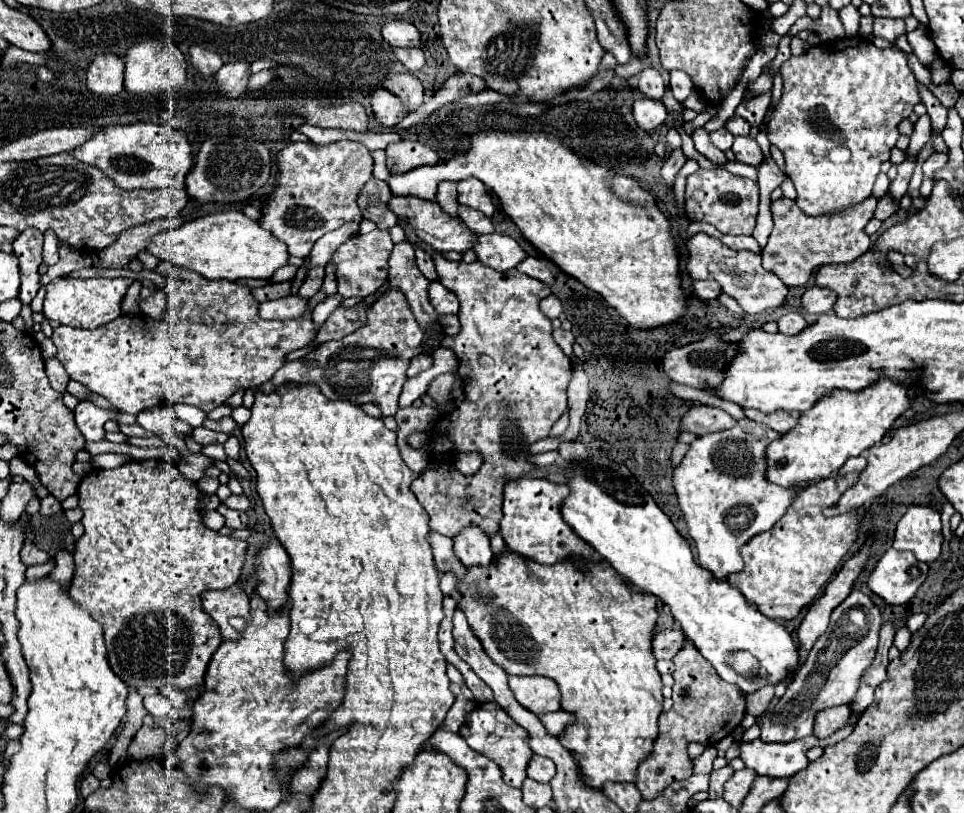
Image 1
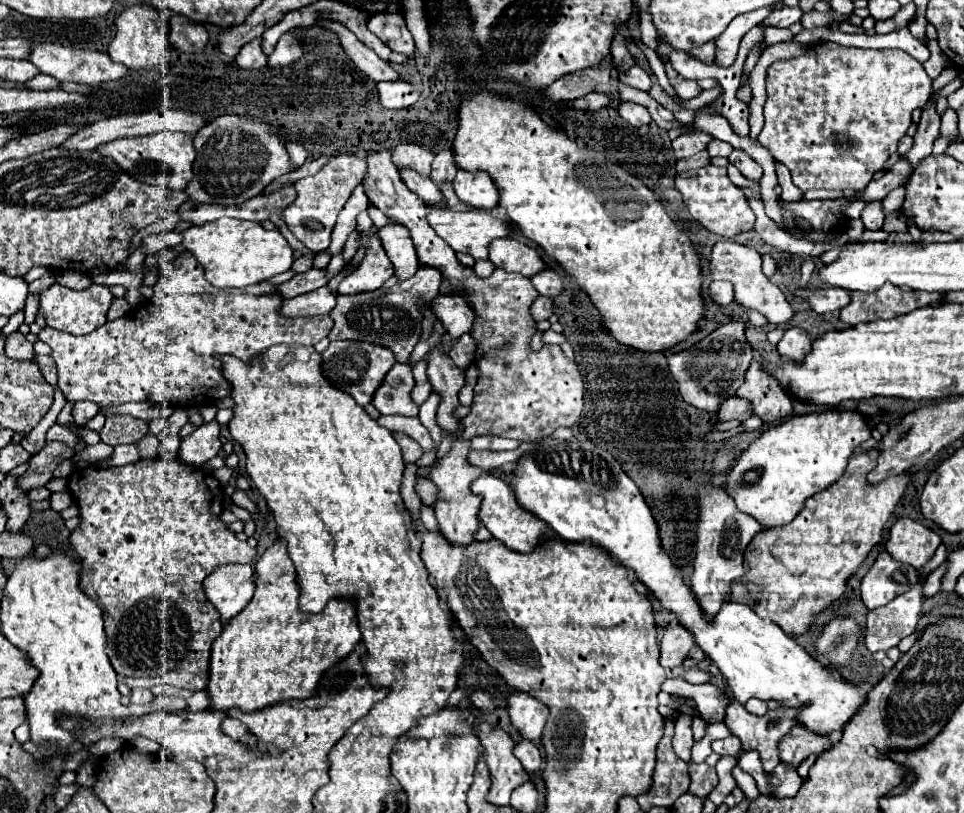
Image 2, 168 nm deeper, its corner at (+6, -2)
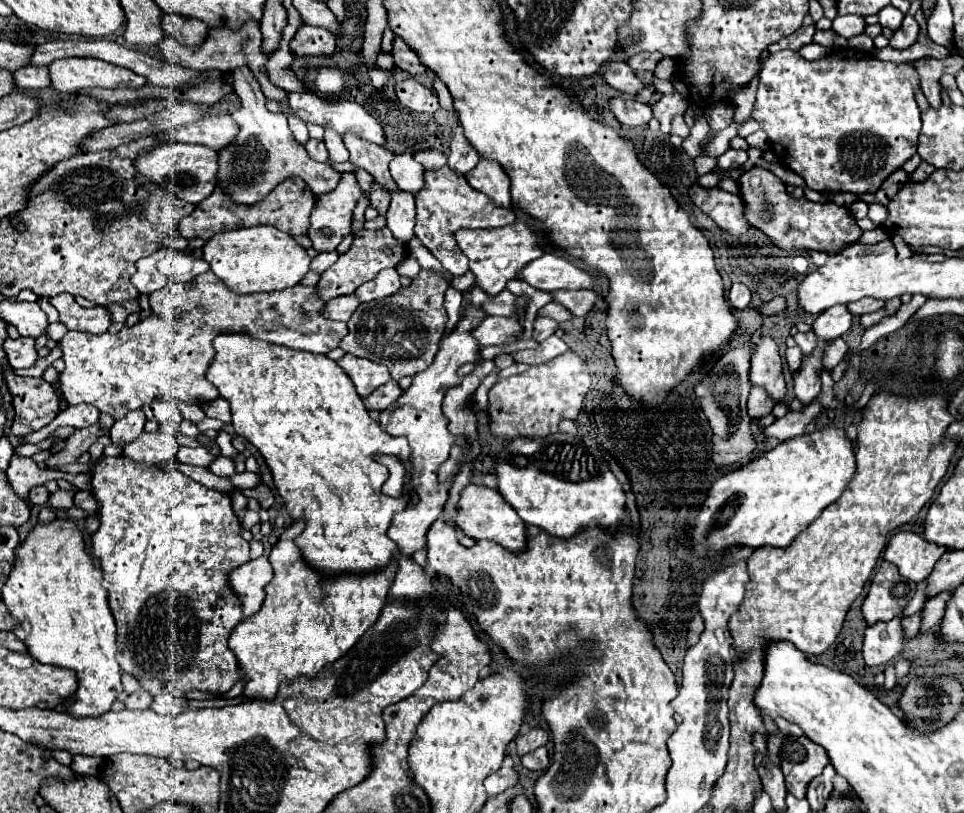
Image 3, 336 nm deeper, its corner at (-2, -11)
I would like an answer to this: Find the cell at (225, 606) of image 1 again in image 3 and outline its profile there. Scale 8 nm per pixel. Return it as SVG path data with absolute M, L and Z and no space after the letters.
M266 556L250 560L244 566L238 566L230 574L230 586L244 604L244 616L252 616L262 608L264 586L272 580L272 566Z

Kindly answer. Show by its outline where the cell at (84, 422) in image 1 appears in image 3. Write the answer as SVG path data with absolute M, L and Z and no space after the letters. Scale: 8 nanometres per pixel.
M80 404L80 406L68 406L66 410L62 410L48 426L44 426L44 430L38 430L38 432L32 432L28 434L24 440L26 442L40 442L40 440L46 440L56 428L62 428L62 426L72 426L72 428L86 428L86 426L92 426L98 422L98 416L100 412L88 404Z

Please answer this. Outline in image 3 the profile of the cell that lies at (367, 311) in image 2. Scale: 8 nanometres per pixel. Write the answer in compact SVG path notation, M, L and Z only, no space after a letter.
M420 270L416 278L412 278L410 286L400 288L396 294L382 298L382 300L372 300L368 304L360 304L358 310L352 314L348 320L348 336L340 342L340 348L348 354L378 362L388 366L388 372L392 380L400 380L404 376L412 376L424 368L428 368L436 356L438 342L446 330L448 314L444 310L444 292L448 290L448 278L442 272L434 270Z

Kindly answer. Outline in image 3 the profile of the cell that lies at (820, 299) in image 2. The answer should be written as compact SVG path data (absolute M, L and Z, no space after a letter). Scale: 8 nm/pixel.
M862 298L862 300L858 300L858 302L850 302L850 304L848 304L848 310L850 310L852 314L862 316L862 314L866 314L866 312L876 312L876 310L884 308L884 304L886 304L886 300Z

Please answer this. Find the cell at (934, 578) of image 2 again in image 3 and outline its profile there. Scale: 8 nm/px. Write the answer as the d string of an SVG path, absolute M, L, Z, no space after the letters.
M920 612L916 613L914 616L906 617L903 619L902 627L907 639L912 639L919 632L920 624Z

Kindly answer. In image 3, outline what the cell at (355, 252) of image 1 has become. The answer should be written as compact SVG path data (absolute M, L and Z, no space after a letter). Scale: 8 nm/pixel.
M386 268L374 280L362 284L356 290L356 296L360 302L370 302L370 300L392 296L398 290L400 290L400 276L398 276L396 268Z

